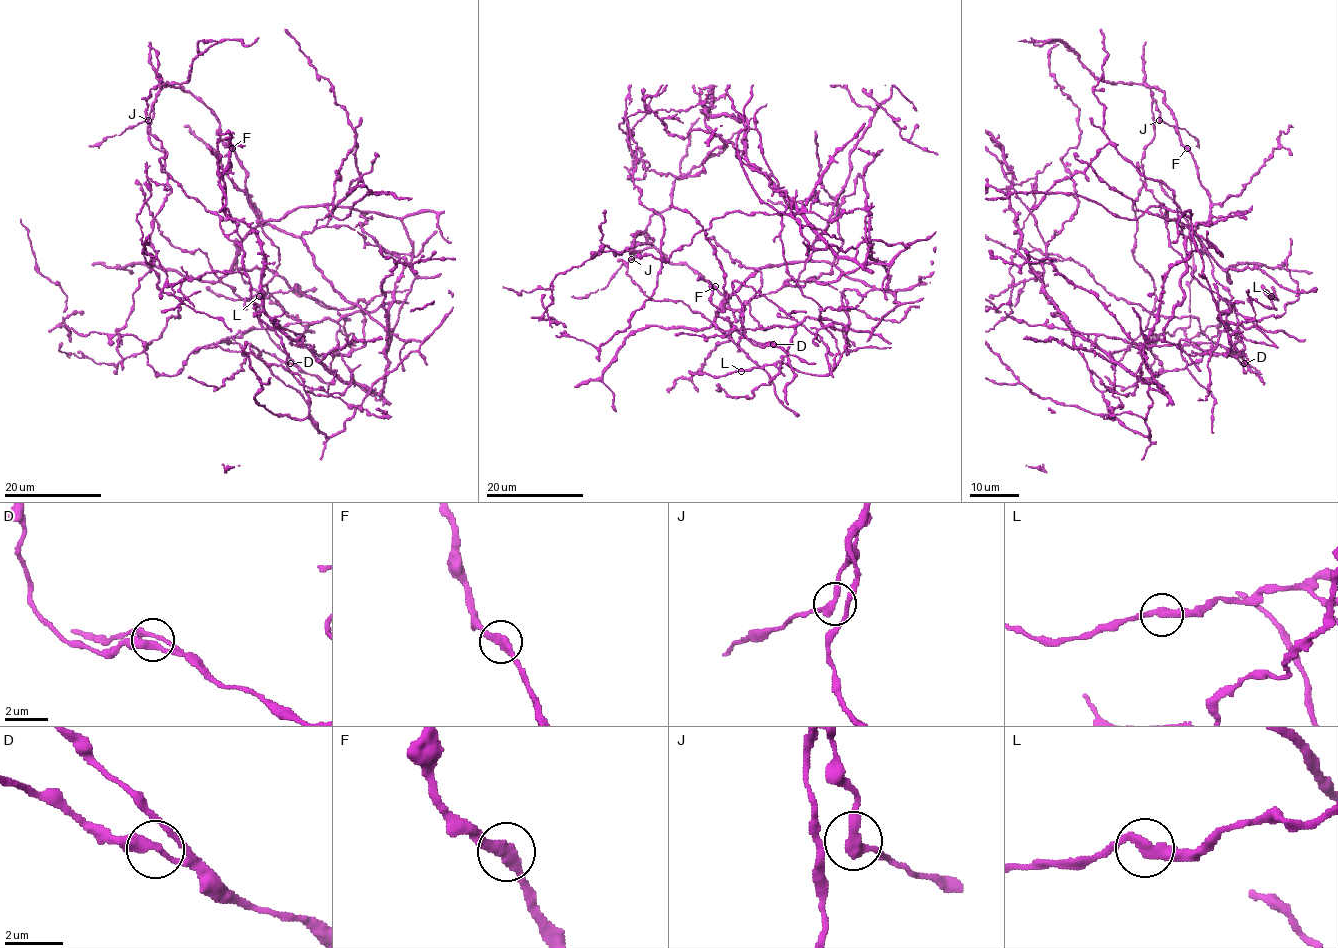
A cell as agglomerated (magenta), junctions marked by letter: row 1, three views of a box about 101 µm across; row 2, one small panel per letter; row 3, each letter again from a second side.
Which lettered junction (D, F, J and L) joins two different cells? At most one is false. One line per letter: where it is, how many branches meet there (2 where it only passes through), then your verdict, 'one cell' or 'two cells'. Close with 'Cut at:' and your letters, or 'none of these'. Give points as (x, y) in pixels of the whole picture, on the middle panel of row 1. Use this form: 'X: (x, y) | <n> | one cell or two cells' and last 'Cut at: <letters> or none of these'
D: (773, 344) | 2 | one cell
F: (715, 286) | 2 | one cell
J: (631, 259) | 2 | one cell
L: (741, 371) | 2 | one cell
Cut at: none of these

